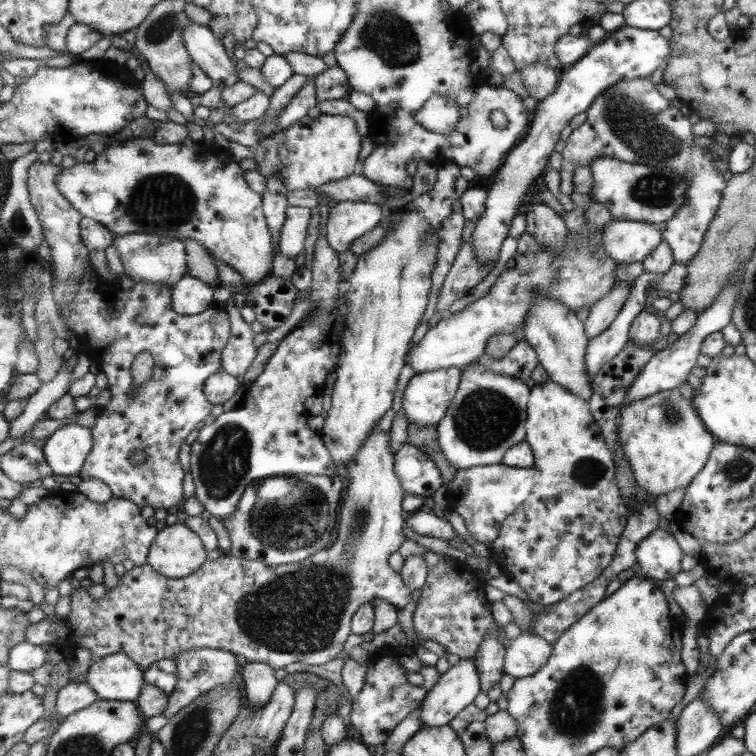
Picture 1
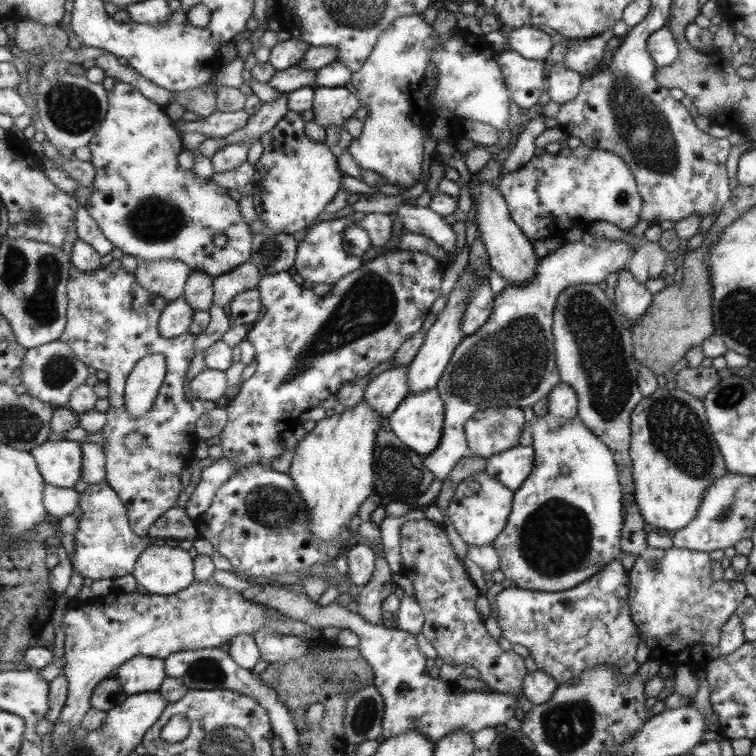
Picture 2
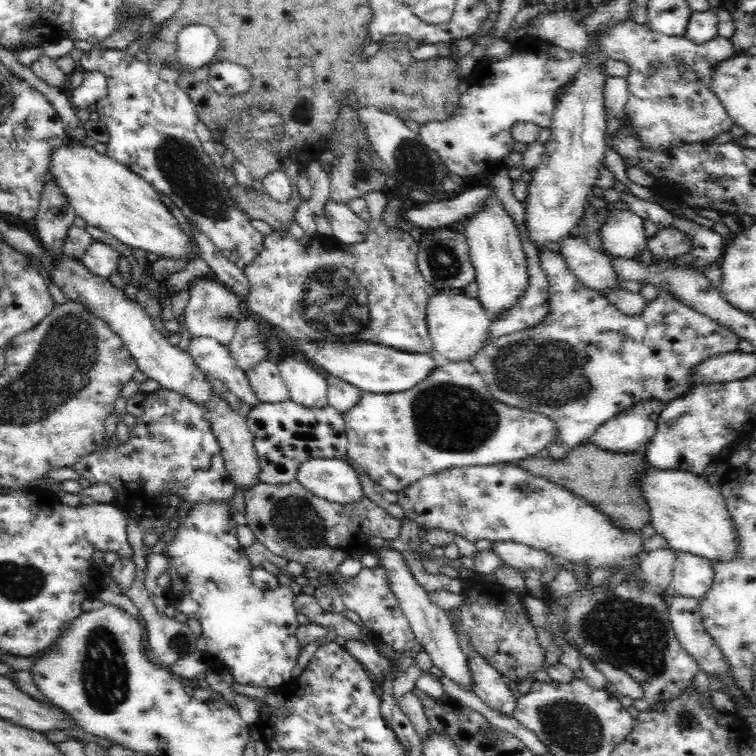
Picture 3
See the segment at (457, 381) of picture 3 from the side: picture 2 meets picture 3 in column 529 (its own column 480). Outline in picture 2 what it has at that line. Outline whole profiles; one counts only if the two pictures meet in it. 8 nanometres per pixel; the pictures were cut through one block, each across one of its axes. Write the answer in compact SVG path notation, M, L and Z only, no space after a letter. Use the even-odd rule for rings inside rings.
M490 407L476 411L467 420L466 434L471 454L490 459L492 455L520 445L524 412L516 407Z

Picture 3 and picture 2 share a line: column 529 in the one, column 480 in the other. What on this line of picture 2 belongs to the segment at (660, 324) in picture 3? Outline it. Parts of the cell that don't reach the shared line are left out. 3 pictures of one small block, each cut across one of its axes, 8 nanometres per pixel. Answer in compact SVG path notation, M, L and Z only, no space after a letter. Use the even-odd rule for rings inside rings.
M596 240L596 246L586 246L581 242L570 242L558 248L541 259L534 281L522 287L508 287L496 294L494 306L484 326L474 334L466 336L452 356L451 363L439 380L438 392L446 404L443 420L443 438L436 450L424 458L424 466L435 477L444 480L456 463L471 454L467 442L467 420L476 411L483 411L490 407L526 408L536 404L538 400L551 394L556 385L562 380L559 374L558 362L554 362L555 338L552 338L552 312L560 294L572 285L599 284L612 273L620 273L631 259L631 246L622 240Z

